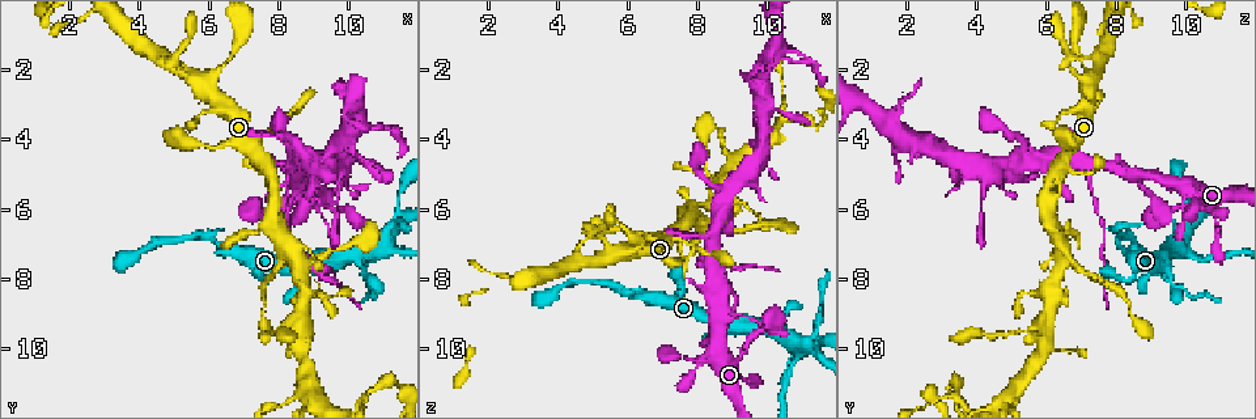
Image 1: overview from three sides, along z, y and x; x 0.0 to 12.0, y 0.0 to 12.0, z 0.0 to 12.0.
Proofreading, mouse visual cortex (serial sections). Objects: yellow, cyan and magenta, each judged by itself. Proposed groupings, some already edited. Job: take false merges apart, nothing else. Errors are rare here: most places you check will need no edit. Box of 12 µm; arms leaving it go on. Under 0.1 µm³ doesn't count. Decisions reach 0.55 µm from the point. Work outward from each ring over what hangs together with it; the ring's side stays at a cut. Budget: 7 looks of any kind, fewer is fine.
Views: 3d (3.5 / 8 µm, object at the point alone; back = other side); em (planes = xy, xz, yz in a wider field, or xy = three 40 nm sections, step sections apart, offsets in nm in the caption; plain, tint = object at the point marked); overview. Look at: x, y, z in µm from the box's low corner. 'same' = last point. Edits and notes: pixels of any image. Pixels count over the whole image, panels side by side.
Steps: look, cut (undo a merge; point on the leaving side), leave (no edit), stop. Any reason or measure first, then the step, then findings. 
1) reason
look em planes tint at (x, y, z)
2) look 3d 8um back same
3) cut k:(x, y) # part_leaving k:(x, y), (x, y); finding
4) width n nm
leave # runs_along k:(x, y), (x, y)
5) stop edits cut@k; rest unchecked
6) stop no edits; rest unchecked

three-way junction
look 3d 8um at (8.4, 4.7, 7.2)

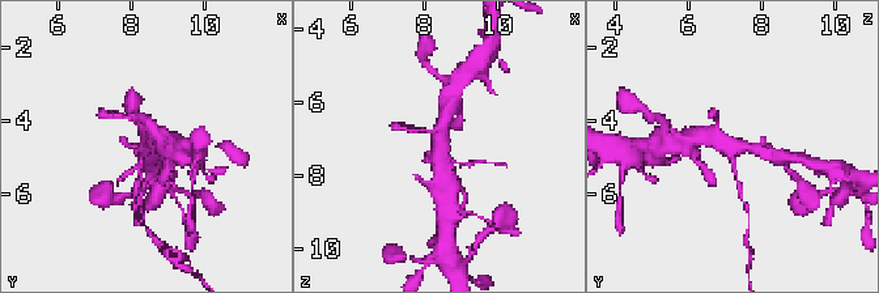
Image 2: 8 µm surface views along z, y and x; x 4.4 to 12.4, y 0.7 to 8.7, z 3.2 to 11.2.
closer look
look 3d 3.5um at (8.3, 4.7, 7.2)

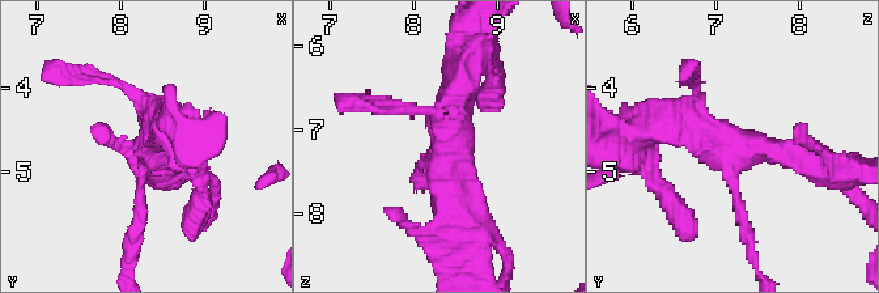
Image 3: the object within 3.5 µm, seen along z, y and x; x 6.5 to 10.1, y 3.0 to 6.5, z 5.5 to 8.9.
need the tissue
look em planes tint at (8.40, 4.70, 7.20)

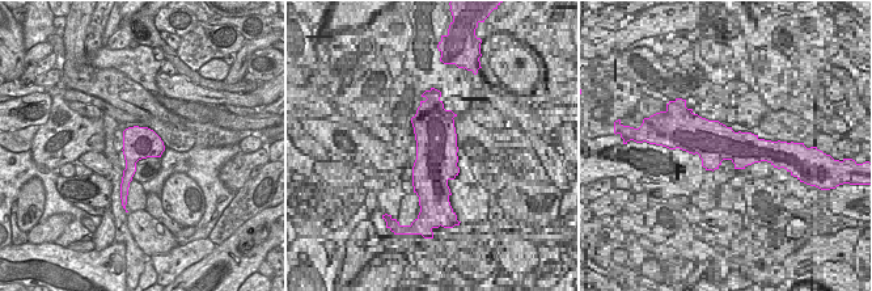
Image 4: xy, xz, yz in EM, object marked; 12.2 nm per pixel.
cut 3:(132, 229) # part_leaving 3:(140, 185), (128, 274); two cells meet here

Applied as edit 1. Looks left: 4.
look overview

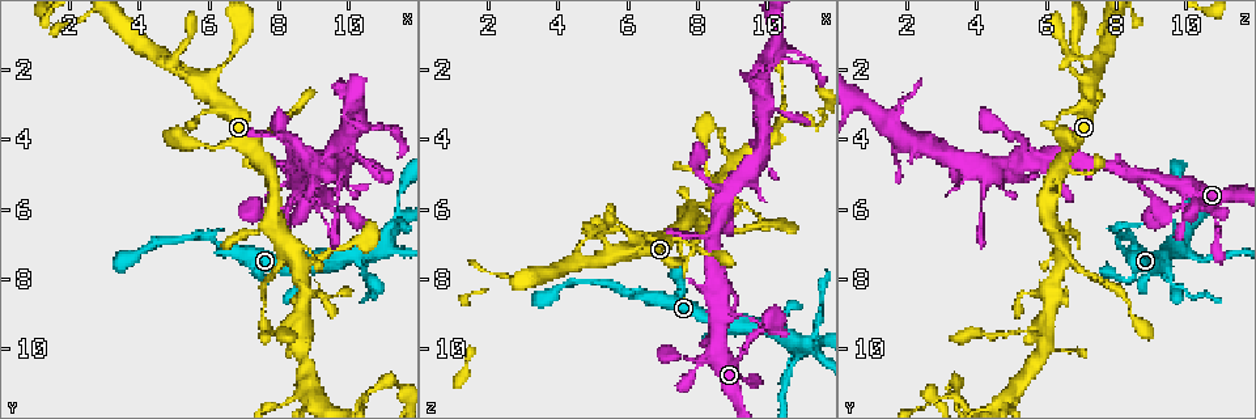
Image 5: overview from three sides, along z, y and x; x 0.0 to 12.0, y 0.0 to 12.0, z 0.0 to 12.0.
abrupt turn
look 3d 3.5um at (8.4, 7.2, 6.5)

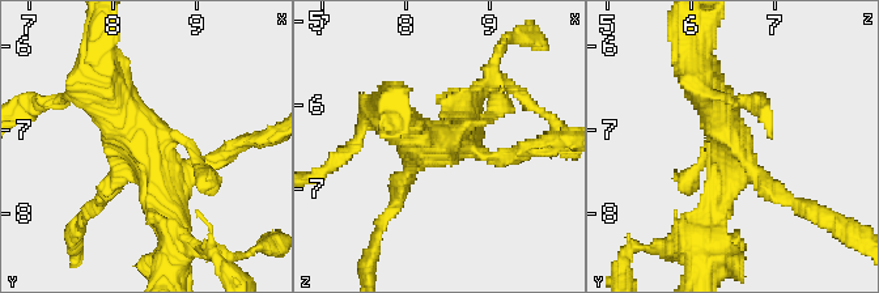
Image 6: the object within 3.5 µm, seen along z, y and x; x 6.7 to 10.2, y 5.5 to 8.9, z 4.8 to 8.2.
shape alone is not enough
look em xy step 3 plain at (8.35, 7.10, 6.45)

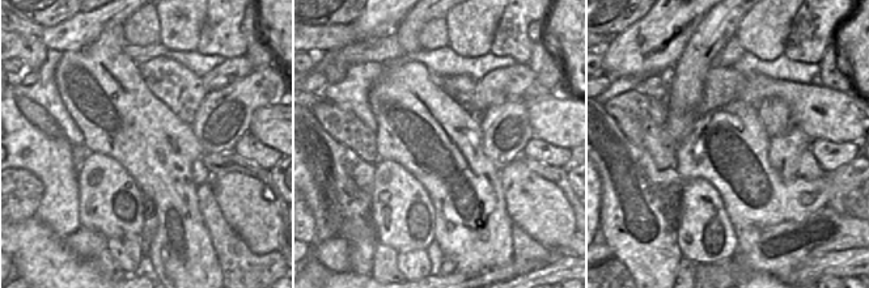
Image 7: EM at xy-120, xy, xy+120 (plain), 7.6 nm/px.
look em xy step 3 tint same

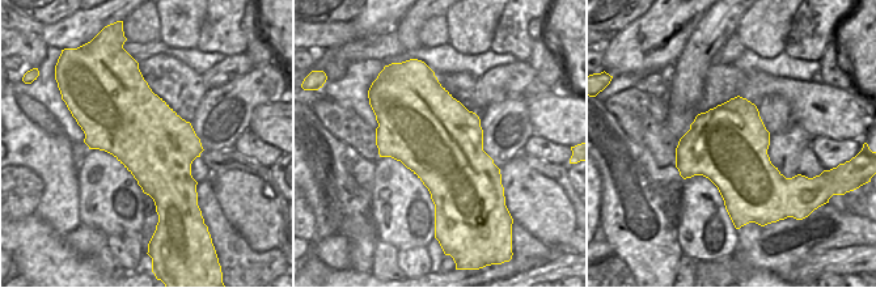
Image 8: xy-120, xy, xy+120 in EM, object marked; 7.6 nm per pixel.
leave # runs_along 6:(96, 72), (160, 172), (168, 220); all the same cell

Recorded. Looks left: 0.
stop edits cut@3; rest unchecked

